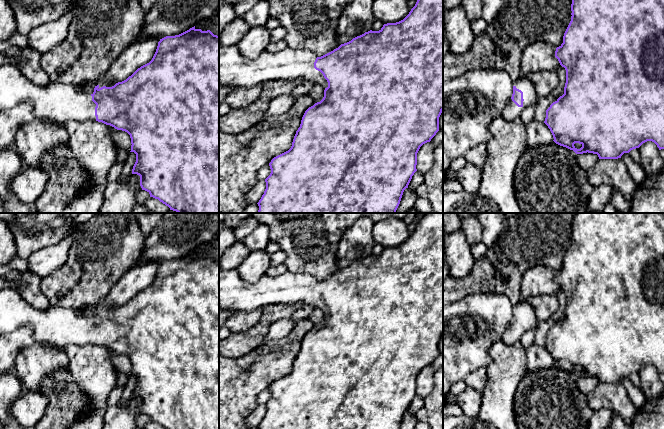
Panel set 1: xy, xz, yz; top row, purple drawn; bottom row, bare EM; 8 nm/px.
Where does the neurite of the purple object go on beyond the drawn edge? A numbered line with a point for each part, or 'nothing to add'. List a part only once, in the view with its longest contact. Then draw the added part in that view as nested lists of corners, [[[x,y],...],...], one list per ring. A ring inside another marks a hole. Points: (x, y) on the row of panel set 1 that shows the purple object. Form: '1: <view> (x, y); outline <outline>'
1: yz (511, 112); outline [[[521,77],[518,80],[513,81],[513,86],[523,92],[524,101],[523,106],[518,107],[512,99],[509,100],[501,115],[506,121],[513,121],[519,118],[526,107],[536,105],[539,100],[539,96],[533,82],[527,77]]]

